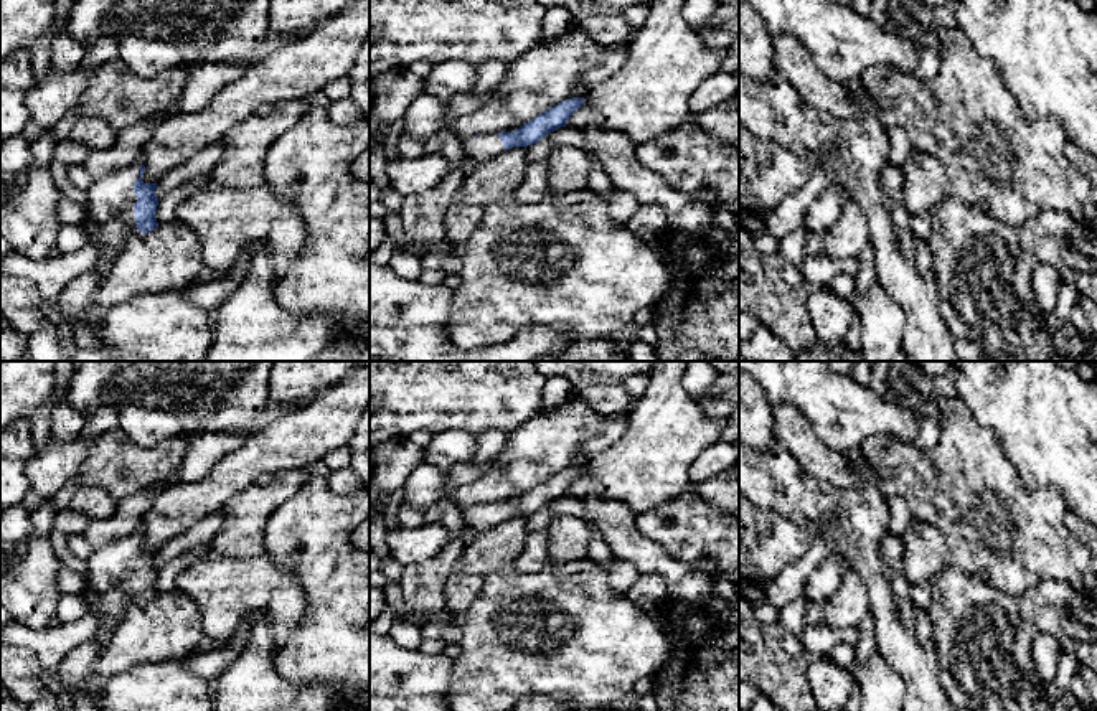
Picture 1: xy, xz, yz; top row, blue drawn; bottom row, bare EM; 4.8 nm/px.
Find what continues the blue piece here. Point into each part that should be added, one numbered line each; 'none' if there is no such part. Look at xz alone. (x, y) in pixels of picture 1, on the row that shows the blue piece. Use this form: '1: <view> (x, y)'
1: xz (484, 147)

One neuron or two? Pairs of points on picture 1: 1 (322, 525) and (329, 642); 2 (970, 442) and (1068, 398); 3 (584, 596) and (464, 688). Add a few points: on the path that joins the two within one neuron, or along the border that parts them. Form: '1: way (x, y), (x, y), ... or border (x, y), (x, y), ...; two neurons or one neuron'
1: way (317, 555), (332, 583), (332, 612); one neuron
2: border (965, 406), (1015, 466); two neurons
3: way (555, 626), (546, 634), (528, 635), (494, 670); one neuron

